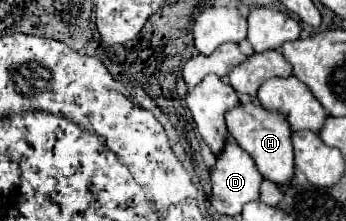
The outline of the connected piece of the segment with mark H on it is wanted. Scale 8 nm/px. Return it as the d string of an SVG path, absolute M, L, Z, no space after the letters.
M241 102L239 106L231 108L225 114L227 130L235 138L235 142L249 152L249 156L255 160L259 172L263 178L285 184L293 176L293 146L291 146L291 126L287 124L285 116L281 112L271 112L263 108L259 102Z

